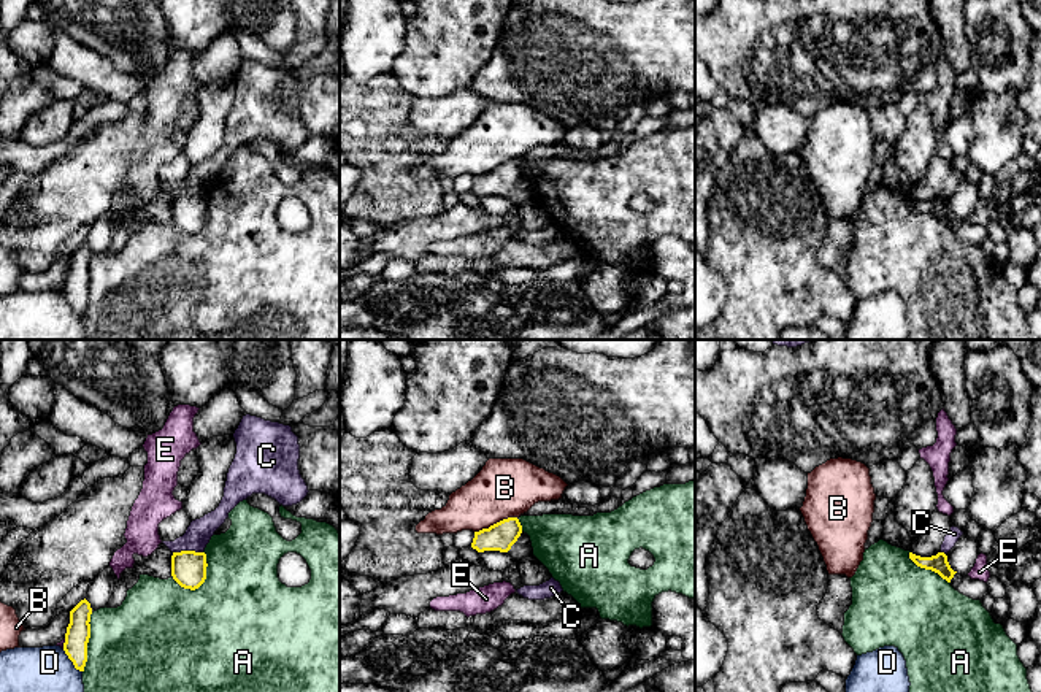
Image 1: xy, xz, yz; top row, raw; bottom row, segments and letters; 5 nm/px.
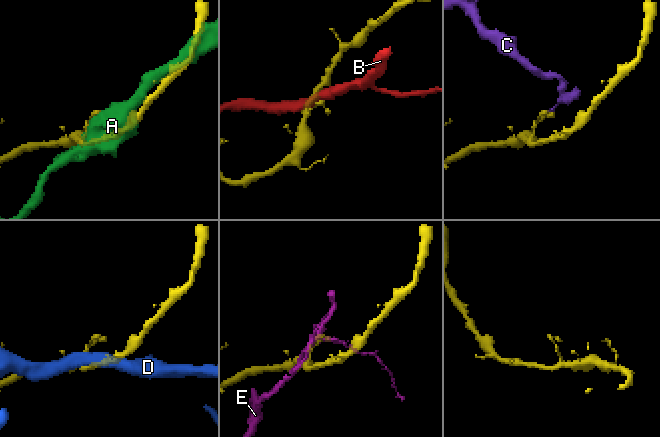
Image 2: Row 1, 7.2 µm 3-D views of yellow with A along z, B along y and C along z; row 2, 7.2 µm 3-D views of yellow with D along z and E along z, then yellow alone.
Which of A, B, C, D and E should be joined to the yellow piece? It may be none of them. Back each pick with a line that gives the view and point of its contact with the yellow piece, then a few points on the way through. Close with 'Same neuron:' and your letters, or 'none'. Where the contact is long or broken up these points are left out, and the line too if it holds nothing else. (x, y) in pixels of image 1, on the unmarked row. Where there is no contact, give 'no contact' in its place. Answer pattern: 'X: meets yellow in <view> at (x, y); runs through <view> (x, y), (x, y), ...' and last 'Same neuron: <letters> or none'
Same neuron: none

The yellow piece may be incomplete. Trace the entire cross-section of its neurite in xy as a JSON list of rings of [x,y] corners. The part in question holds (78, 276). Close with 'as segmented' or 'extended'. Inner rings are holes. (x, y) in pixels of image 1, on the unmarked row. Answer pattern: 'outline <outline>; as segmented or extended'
outline [[[84,243],[70,256],[70,268],[65,278],[63,295],[75,313],[84,316],[87,306],[87,287],[90,283],[90,248]]]; as segmented

